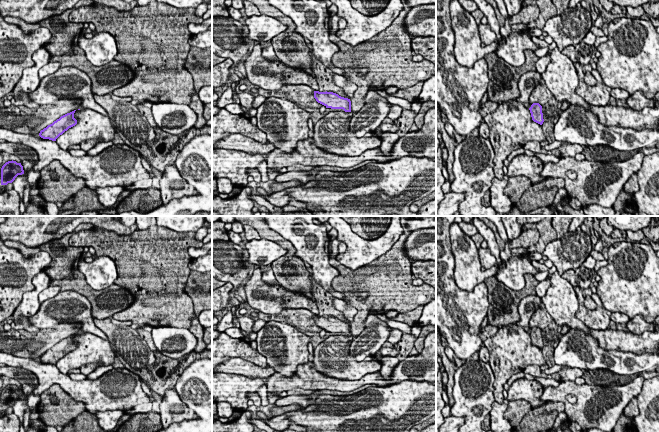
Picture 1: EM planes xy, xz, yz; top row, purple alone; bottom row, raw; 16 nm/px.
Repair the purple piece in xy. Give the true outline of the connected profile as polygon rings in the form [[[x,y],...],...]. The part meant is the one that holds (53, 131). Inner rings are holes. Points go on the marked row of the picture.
[[[76,110],[61,116],[52,124],[48,125],[40,131],[39,136],[43,139],[56,141],[60,135],[77,124],[77,120],[74,118],[75,111]]]

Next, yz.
[[[533,103],[529,108],[532,120],[540,125],[543,124],[542,106],[539,103]]]

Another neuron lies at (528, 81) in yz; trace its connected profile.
[[[537,70],[528,71],[520,77],[518,83],[520,96],[516,100],[521,102],[528,109],[531,107],[529,103],[530,94],[539,84],[541,78],[541,74]]]

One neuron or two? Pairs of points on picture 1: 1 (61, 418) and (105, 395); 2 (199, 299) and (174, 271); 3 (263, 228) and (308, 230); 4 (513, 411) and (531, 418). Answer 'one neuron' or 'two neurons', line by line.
1: two neurons
2: two neurons
3: two neurons
4: two neurons

